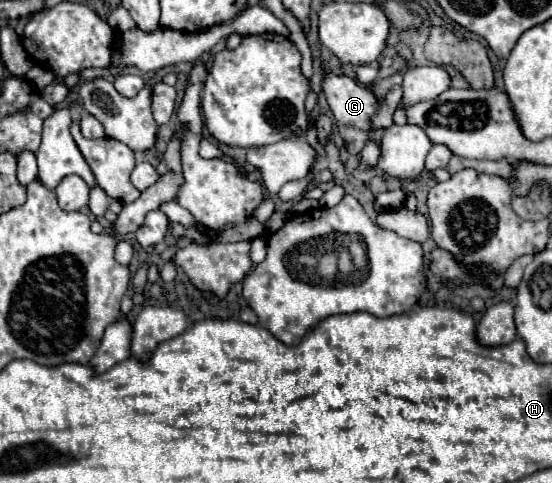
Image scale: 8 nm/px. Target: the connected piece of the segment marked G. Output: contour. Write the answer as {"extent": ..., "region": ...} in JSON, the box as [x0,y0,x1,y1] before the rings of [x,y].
{"extent":[322,74,384,150],"region":[[[324,74],[322,76],[322,92],[328,100],[328,106],[336,118],[336,124],[338,124],[338,130],[340,130],[340,136],[344,138],[344,142],[348,142],[348,148],[350,150],[362,150],[364,144],[368,140],[374,140],[378,146],[382,142],[382,136],[384,136],[384,128],[372,128],[372,120],[378,116],[382,104],[380,100],[376,98],[374,90],[370,86],[364,86],[360,84],[356,78],[350,78],[346,74]]]}

